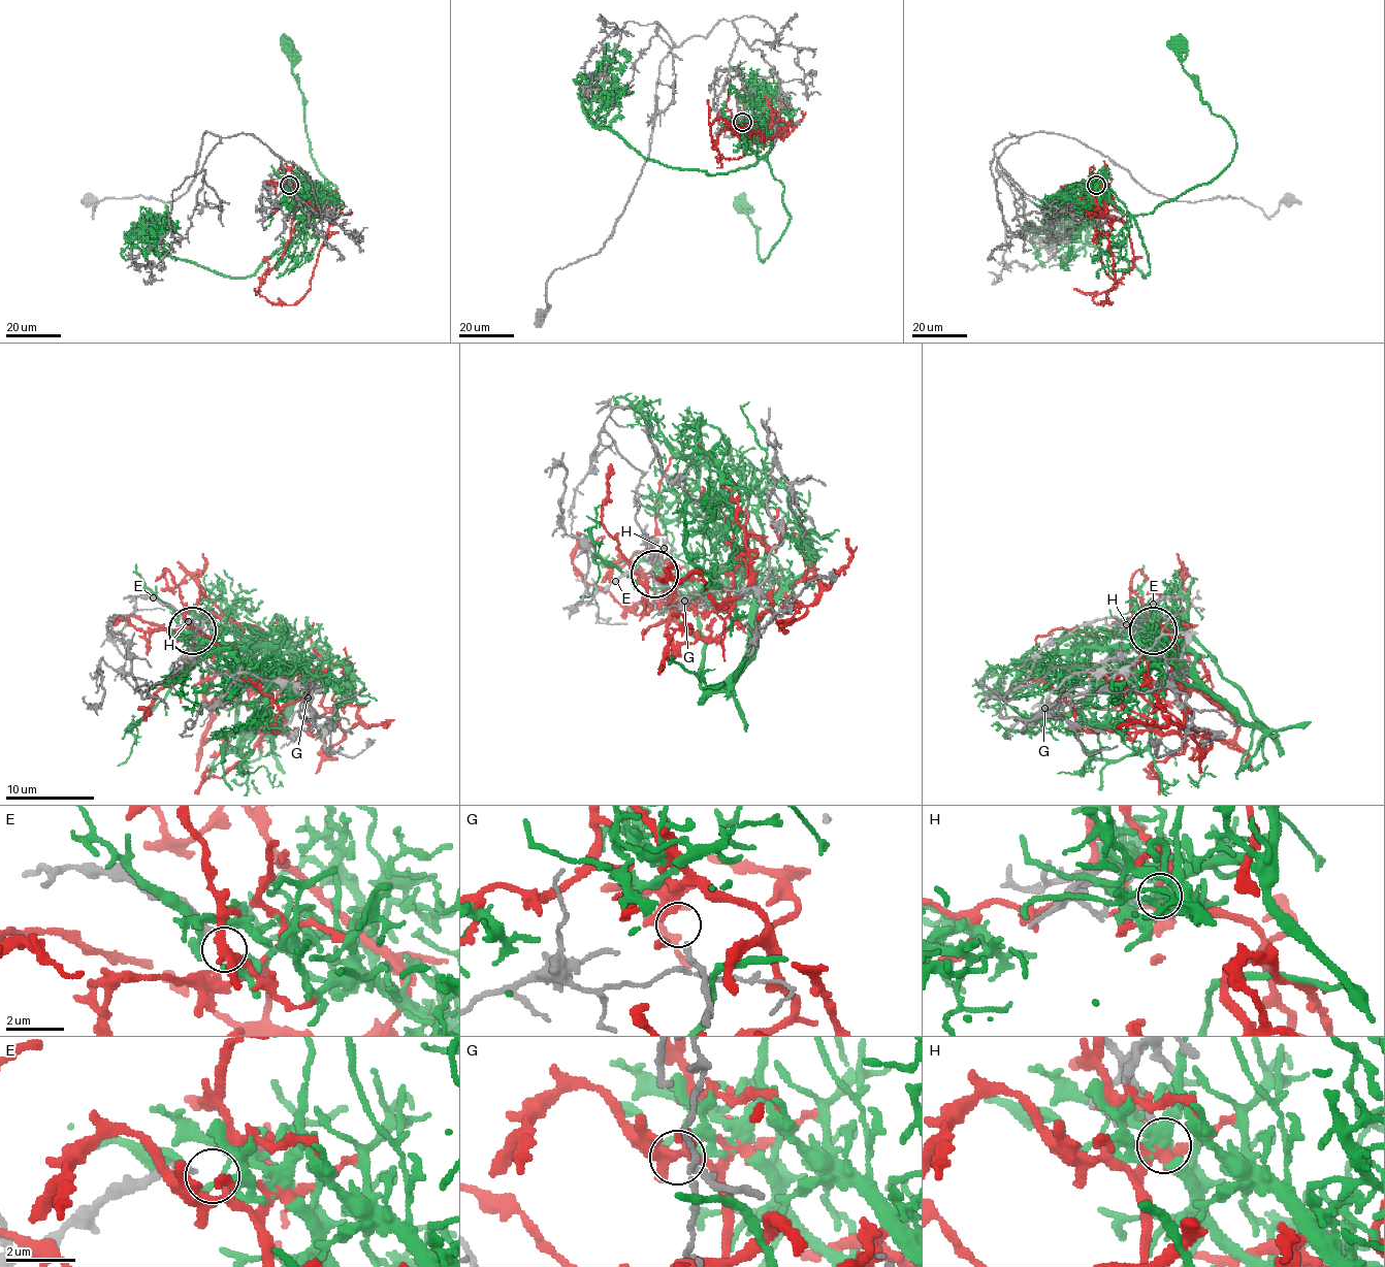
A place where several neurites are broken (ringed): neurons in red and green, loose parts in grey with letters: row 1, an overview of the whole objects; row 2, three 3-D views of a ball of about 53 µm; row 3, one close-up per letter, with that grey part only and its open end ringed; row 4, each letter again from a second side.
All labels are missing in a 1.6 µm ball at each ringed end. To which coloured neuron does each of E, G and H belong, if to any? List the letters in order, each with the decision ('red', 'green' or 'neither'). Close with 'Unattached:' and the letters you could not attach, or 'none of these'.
E: red
G: neither
H: green
Unattached: G

